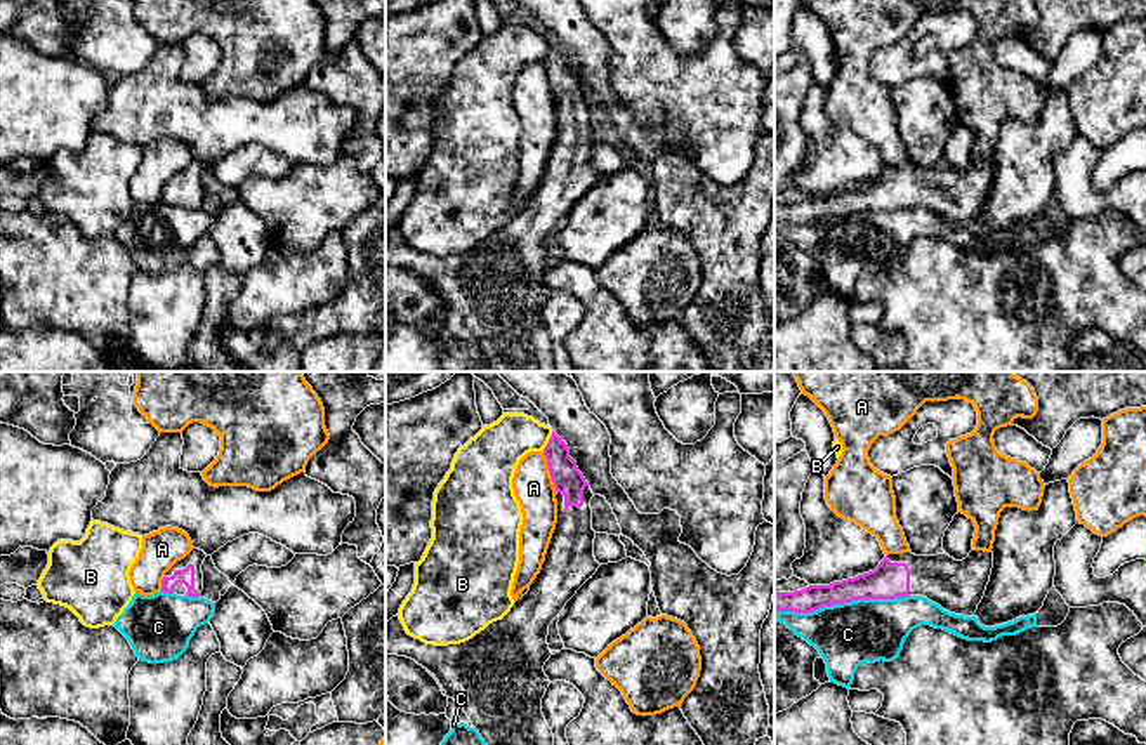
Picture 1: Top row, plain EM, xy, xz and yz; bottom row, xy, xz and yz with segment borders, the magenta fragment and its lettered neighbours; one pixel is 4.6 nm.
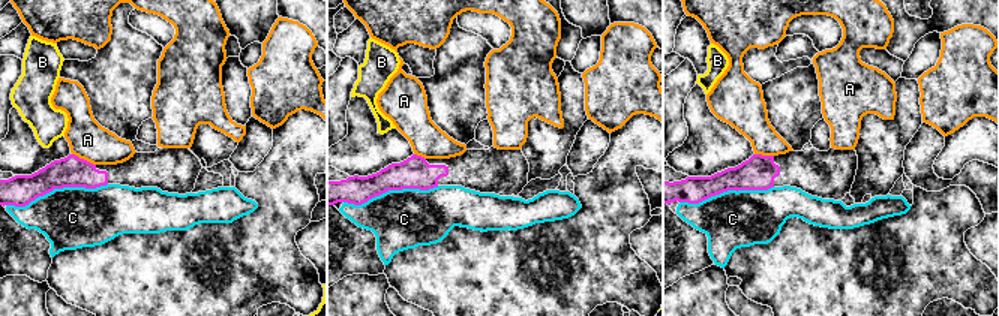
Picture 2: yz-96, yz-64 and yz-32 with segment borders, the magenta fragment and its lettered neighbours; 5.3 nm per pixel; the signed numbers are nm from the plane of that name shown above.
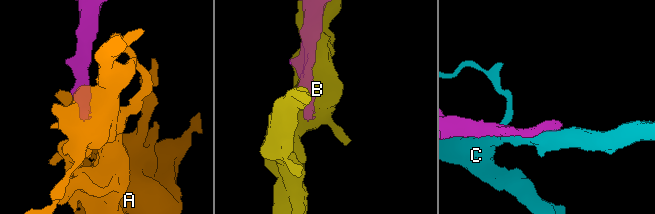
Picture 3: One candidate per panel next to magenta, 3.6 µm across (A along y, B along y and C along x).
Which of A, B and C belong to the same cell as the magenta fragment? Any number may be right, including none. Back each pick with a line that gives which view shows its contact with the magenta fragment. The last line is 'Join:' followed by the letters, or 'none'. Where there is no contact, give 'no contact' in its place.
Join: none

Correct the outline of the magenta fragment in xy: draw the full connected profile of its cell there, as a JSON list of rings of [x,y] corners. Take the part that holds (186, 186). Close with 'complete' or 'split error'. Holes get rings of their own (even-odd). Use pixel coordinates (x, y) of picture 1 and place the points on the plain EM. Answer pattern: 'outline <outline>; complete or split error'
outline [[[193,160],[184,170],[177,172],[163,188],[161,201],[167,205],[198,208],[203,201],[201,175],[207,165]]]; split error

